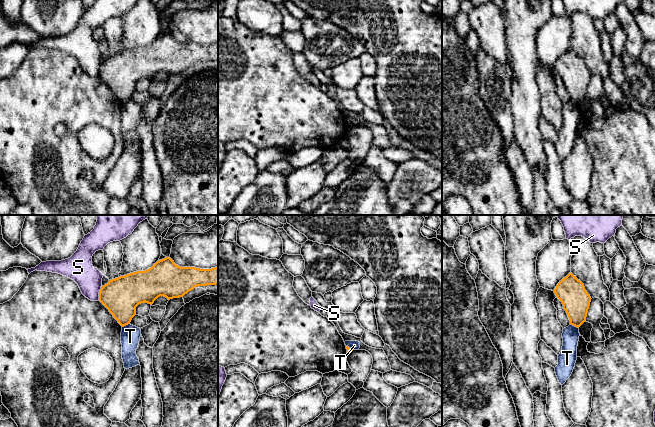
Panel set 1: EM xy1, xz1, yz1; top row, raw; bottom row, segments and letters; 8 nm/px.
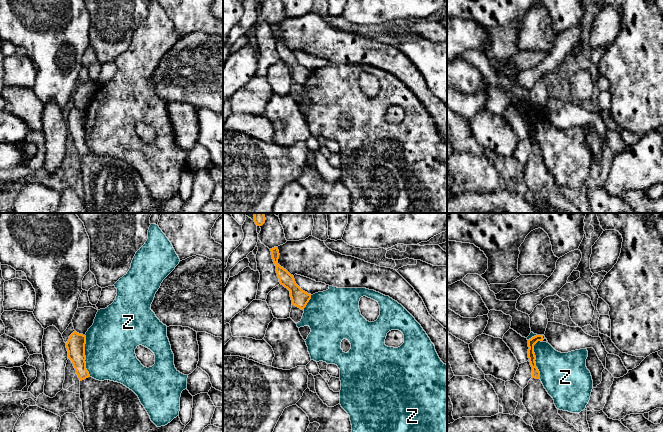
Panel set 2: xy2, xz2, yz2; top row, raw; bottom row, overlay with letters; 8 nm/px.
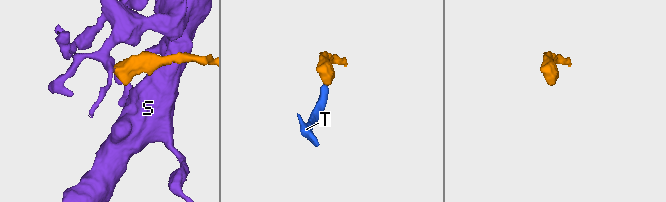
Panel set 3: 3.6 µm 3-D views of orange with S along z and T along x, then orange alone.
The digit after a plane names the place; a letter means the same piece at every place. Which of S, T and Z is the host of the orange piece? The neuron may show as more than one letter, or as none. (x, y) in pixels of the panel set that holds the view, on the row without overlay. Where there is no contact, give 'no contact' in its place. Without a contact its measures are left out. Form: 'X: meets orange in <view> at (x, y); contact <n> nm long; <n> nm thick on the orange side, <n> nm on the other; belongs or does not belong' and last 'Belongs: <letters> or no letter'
S: meets orange in xy1 at (99, 70); contact 110 nm long; 300 nm thick on the orange side, 200 nm on the other; does not belong
T: meets orange in yz1 at (574, 101); contact 80 nm long; 220 nm thick on the orange side, 140 nm on the other; does not belong
Z: meets orange in xy2 at (85, 132); contact 340 nm long; 150 nm thick on the orange side, 400 nm on the other; does not belong
Belongs: no letter

